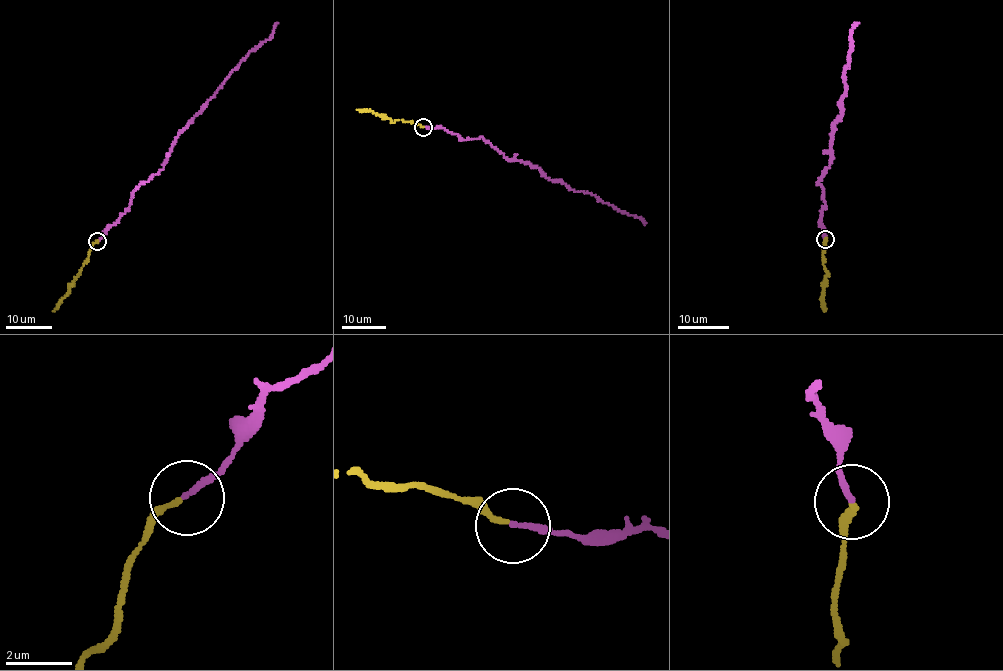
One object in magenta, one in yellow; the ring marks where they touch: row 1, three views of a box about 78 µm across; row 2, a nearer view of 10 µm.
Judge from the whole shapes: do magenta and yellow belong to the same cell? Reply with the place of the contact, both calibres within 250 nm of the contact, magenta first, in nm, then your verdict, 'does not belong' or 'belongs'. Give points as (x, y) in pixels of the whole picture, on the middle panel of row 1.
at (423, 127); 160 nm thick on the magenta side, 160 nm on the other; does not belong

